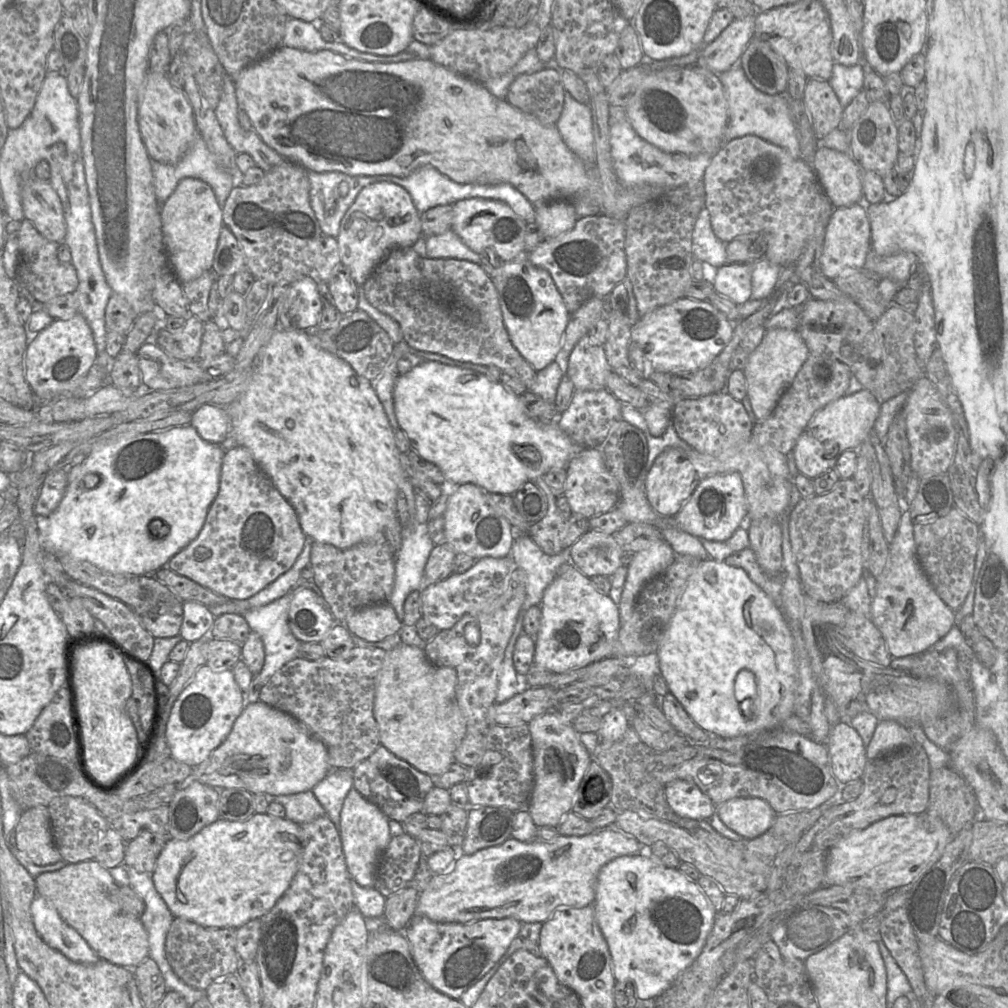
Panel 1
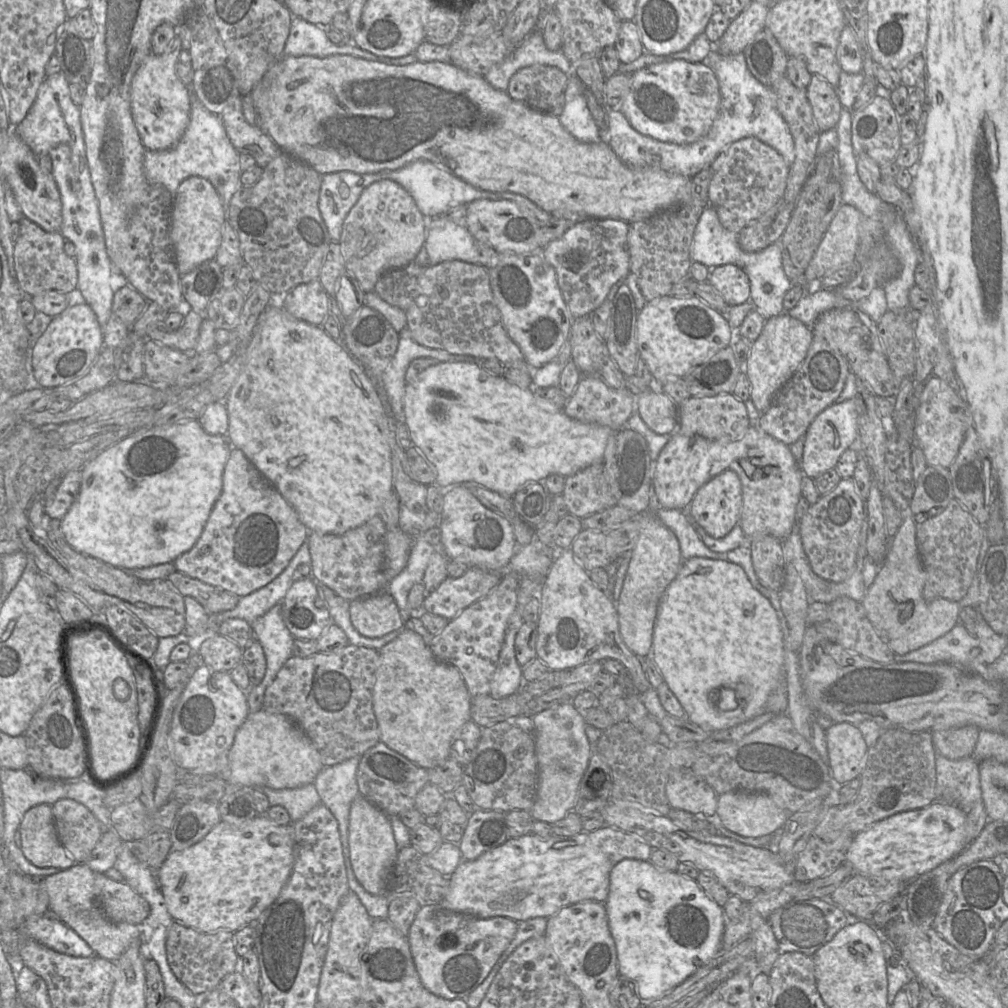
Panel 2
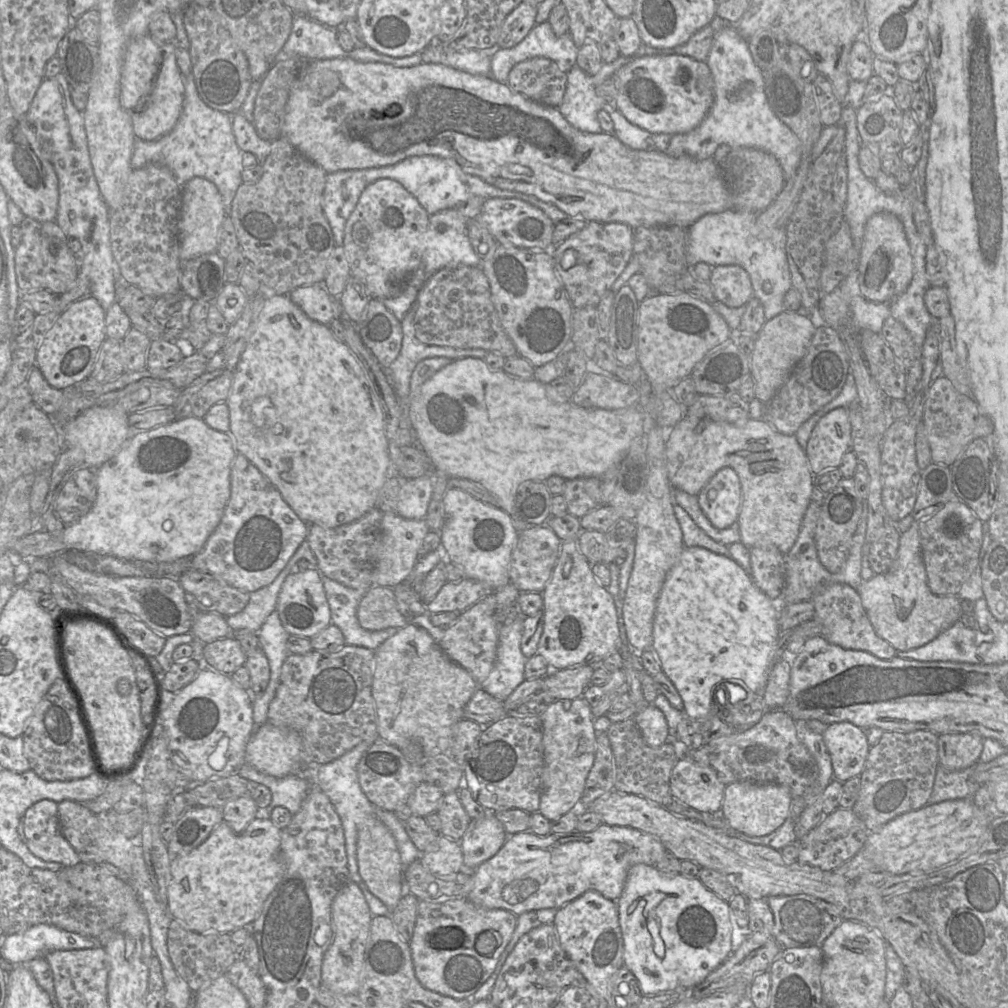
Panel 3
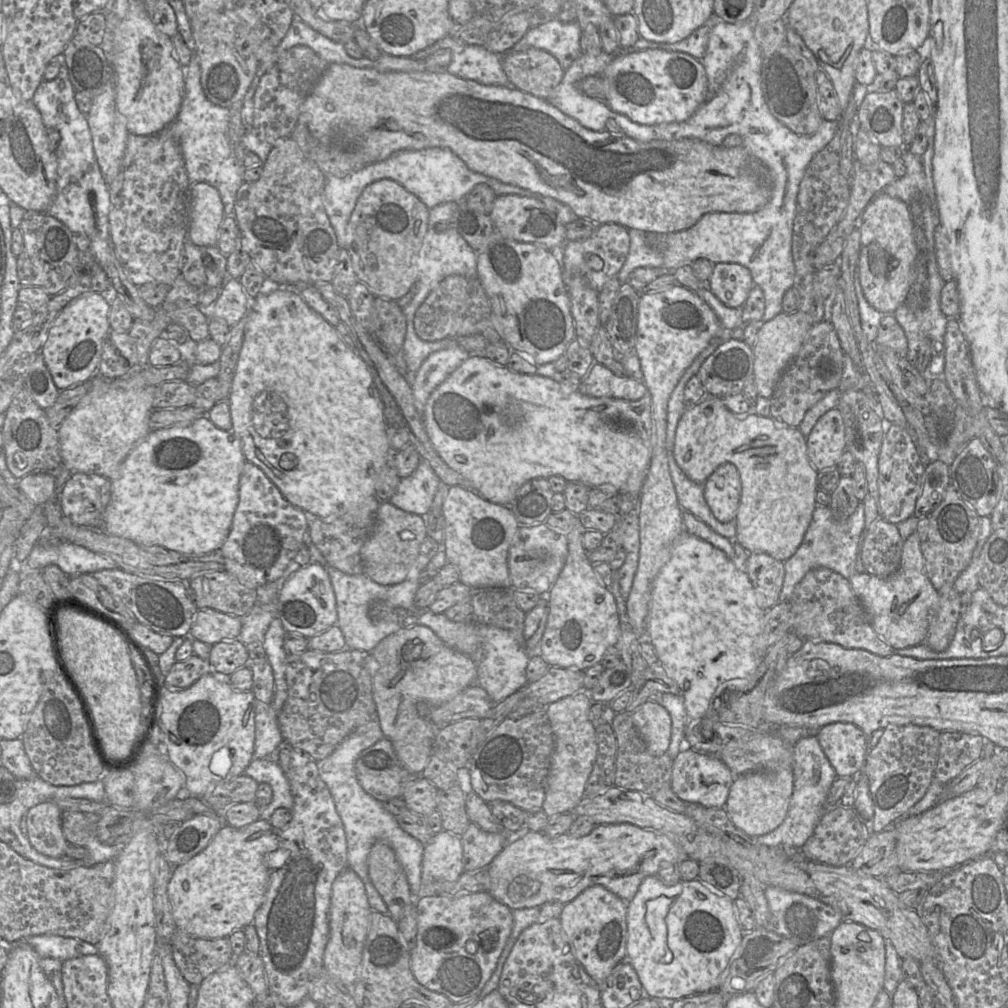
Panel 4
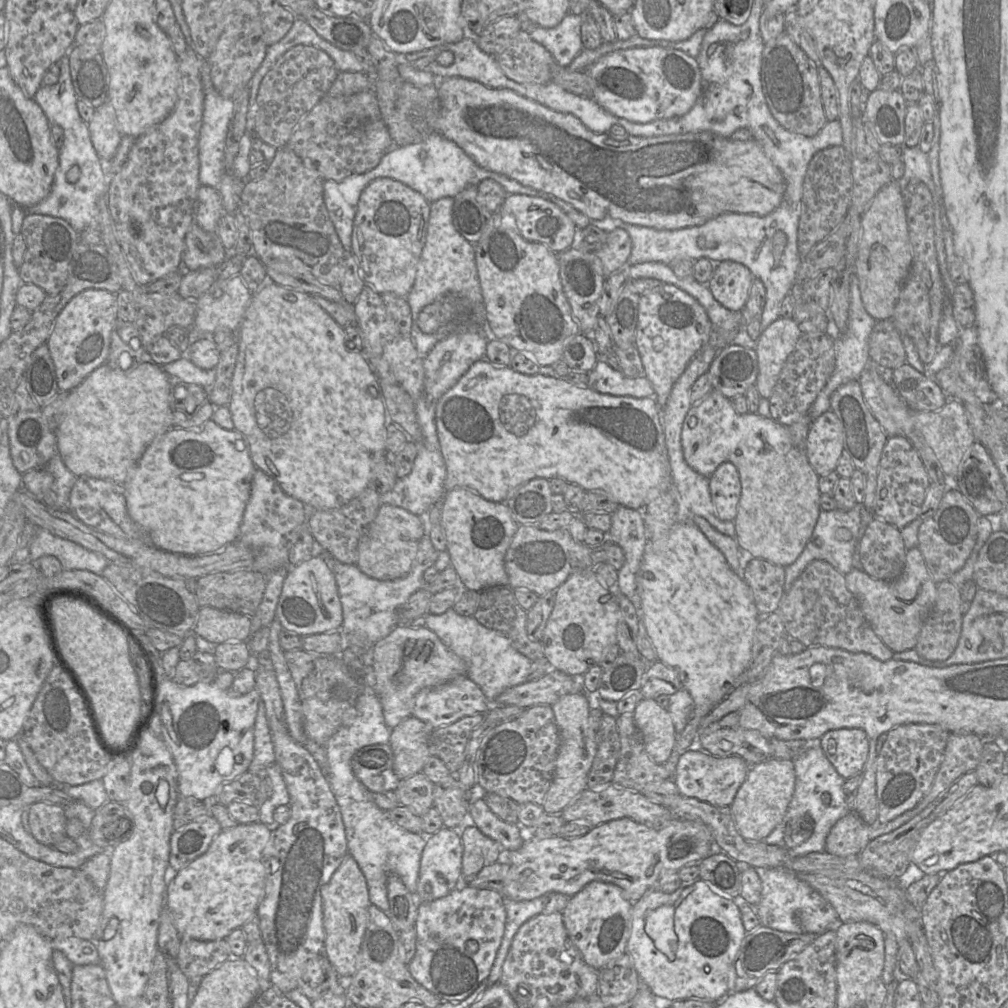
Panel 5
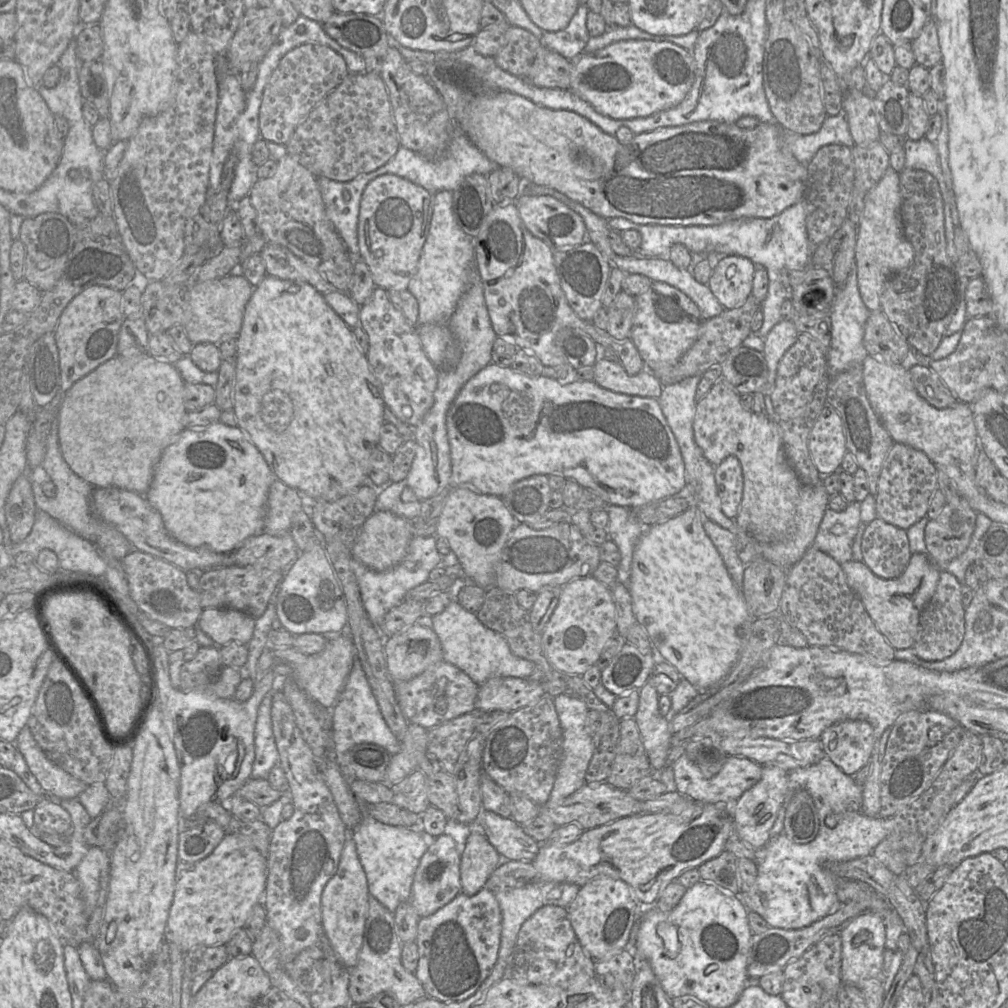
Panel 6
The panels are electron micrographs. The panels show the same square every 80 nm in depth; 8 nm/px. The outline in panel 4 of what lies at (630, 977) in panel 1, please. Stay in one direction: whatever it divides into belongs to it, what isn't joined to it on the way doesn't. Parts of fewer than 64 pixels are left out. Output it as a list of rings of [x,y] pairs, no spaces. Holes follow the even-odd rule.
[[[657,875],[647,876],[642,880],[635,896],[628,902],[626,960],[636,971],[644,993],[655,999],[667,998],[676,1000],[693,994],[706,993],[719,989],[719,986],[723,982],[723,973],[741,943],[743,936],[744,932],[736,915],[734,900],[719,894],[716,890],[709,889],[699,878],[690,881],[681,879],[674,886],[666,886]]]

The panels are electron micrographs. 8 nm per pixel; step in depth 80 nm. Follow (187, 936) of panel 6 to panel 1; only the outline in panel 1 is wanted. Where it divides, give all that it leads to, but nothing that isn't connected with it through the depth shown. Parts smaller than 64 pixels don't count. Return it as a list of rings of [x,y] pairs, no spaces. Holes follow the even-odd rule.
[[[254,813],[244,822],[218,819],[187,840],[169,839],[151,878],[169,911],[205,928],[239,928],[266,915],[284,895],[302,858],[300,825]]]

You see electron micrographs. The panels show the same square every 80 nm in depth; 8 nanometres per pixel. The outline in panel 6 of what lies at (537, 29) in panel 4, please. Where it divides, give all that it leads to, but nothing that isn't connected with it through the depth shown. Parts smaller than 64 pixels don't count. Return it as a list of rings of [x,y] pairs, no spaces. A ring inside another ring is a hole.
[[[580,4],[565,29],[557,32],[543,32],[540,38],[542,45],[568,60],[575,60],[583,53],[590,39],[586,27],[588,12],[588,6]]]

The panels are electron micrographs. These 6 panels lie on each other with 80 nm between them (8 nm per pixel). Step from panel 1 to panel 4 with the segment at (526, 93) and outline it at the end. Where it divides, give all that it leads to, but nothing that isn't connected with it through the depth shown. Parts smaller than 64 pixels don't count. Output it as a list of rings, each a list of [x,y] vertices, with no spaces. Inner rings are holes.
[[[529,48],[500,56],[511,86],[544,100],[564,77],[565,70],[557,59],[544,50]]]

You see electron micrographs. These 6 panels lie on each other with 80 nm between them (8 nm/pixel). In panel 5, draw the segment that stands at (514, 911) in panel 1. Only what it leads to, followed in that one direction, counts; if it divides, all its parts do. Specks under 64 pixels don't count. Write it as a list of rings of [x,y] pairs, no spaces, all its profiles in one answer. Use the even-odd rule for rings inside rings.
[[[624,817],[591,827],[585,835],[572,839],[560,835],[549,838],[528,835],[519,849],[502,851],[497,862],[509,865],[502,896],[514,901],[531,900],[549,892],[573,896],[591,881],[599,880],[617,885],[625,897],[635,903],[648,889],[657,886],[661,874],[679,871],[688,864],[698,864],[710,856],[714,849],[716,846],[711,832],[702,823],[675,817],[667,825],[647,826]]]

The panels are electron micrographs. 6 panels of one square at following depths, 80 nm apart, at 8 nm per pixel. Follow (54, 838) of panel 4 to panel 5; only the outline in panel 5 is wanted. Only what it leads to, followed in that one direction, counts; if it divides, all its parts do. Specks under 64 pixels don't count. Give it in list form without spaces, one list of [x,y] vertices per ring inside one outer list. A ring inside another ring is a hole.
[[[35,803],[28,809],[30,832],[38,842],[53,846],[66,835],[68,819],[64,807],[48,803]]]

